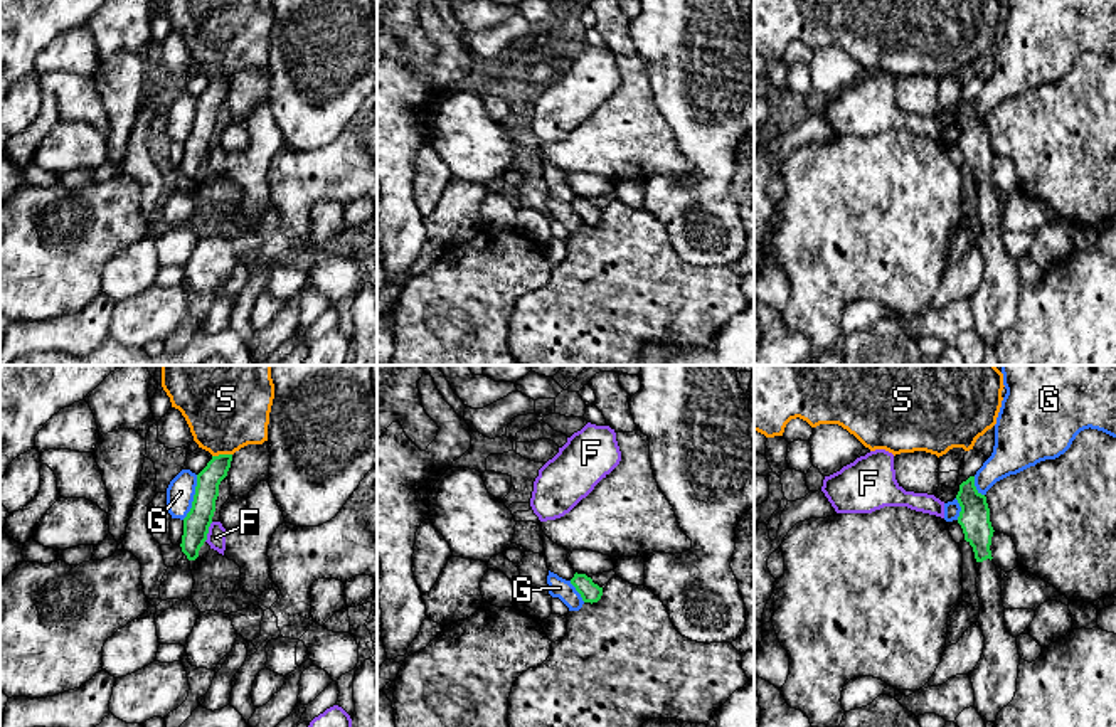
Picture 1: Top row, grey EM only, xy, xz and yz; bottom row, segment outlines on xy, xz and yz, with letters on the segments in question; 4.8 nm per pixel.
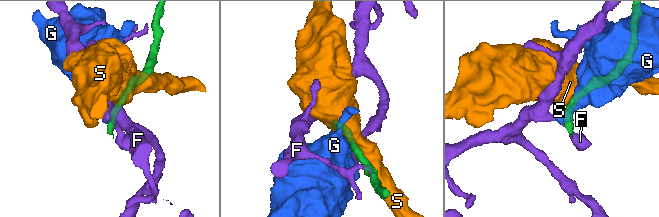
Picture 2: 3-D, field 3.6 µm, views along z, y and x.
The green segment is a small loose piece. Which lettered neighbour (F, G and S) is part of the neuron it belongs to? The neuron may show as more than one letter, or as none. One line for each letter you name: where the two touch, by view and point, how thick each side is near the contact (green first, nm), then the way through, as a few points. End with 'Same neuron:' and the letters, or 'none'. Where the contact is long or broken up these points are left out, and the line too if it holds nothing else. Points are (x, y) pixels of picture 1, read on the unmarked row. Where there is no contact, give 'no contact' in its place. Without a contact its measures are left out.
Same neuron: none

